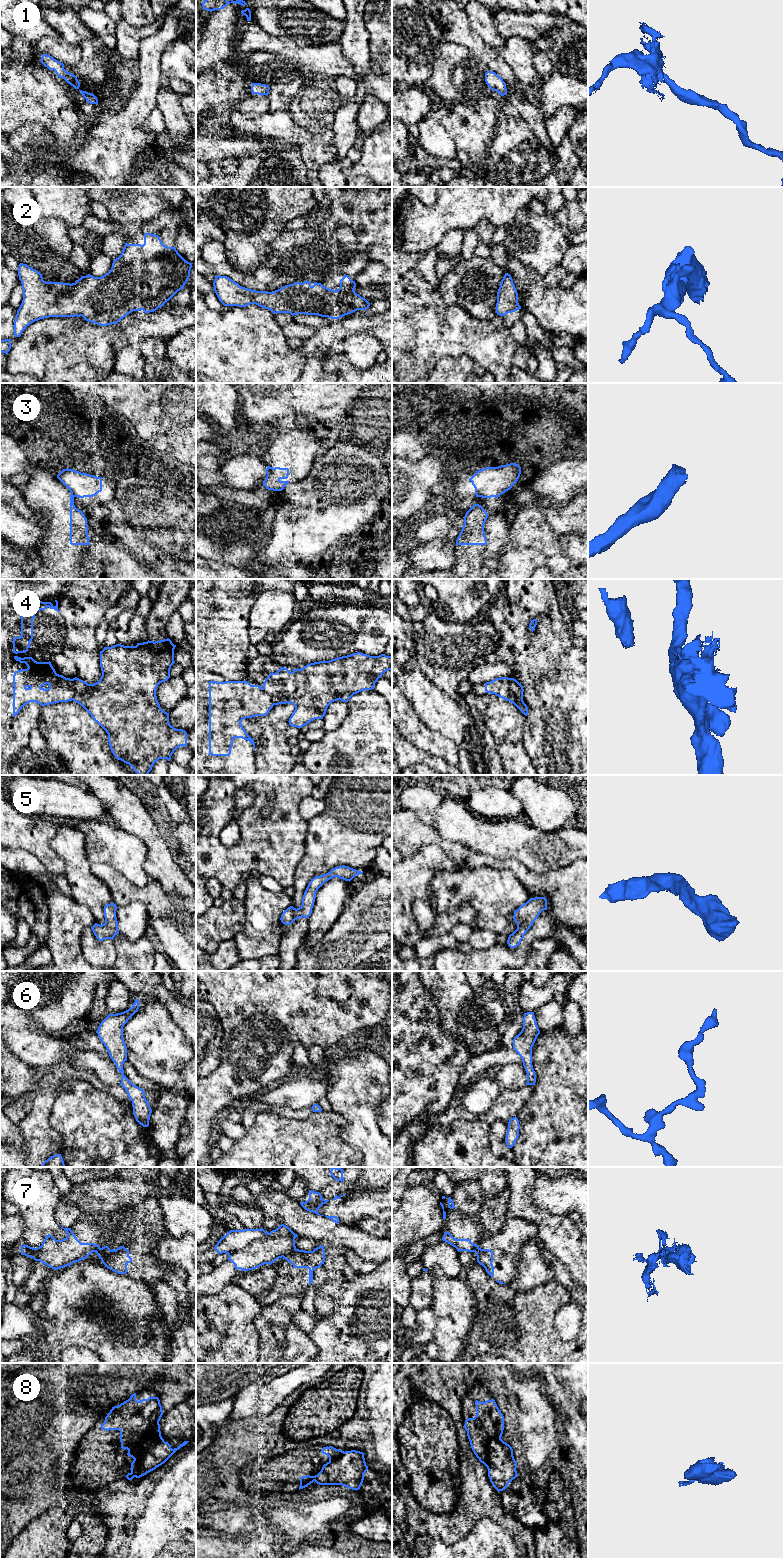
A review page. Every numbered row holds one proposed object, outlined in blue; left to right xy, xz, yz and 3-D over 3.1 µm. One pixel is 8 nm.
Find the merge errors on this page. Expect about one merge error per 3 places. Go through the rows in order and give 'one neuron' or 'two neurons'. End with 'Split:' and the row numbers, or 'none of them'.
1: one neuron
2: one neuron
3: two neurons
4: two neurons
5: one neuron
6: one neuron
7: two neurons
8: two neurons
Split: 3, 4, 7, 8

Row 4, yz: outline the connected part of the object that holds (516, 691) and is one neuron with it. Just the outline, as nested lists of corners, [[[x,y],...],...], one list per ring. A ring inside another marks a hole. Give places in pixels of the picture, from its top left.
[[[511,678],[510,681],[511,681],[510,696],[518,701],[523,701],[524,692],[523,686],[514,678]]]

